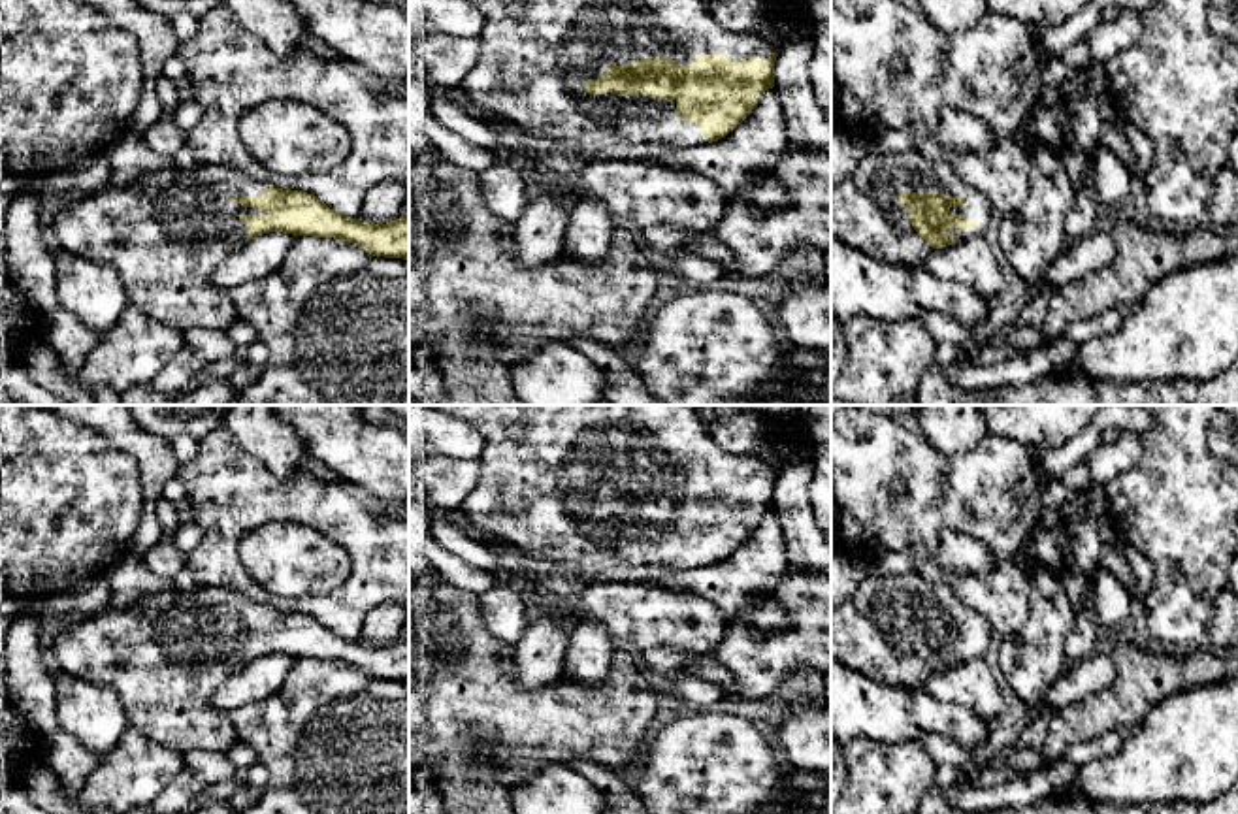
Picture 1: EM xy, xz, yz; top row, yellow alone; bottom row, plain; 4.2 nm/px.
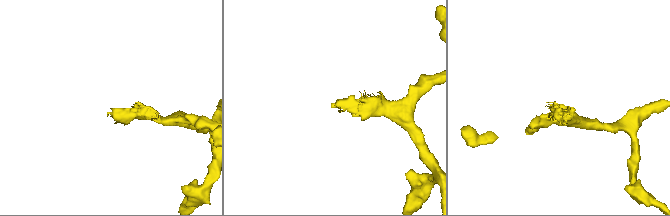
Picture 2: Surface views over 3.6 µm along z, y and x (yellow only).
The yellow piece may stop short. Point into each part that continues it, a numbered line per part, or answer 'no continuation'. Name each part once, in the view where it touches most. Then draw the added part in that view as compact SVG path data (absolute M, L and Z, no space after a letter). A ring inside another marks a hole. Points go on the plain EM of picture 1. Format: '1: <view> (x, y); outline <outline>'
1: xz (541, 464); outline M433 405L447 415L452 415L469 426L473 426L484 439L484 450L479 458L479 480L471 494L464 499L462 511L467 518L477 524L481 529L492 535L492 543L503 543L520 548L526 554L535 558L545 558L554 563L554 573L567 578L577 578L580 584L586 584L614 567L641 567L641 565L661 565L665 569L701 569L709 562L701 556L695 545L684 545L676 531L676 522L652 522L648 518L618 518L611 514L588 516L586 503L599 501L609 488L627 488L635 482L646 479L669 479L676 486L692 486L701 477L727 477L733 484L744 484L748 480L773 480L774 471L756 454L731 454L720 448L710 433L707 424L701 422L695 405Z

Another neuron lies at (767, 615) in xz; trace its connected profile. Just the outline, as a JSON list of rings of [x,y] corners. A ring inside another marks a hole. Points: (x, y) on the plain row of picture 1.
[[[765,595],[756,601],[756,607],[750,612],[750,622],[769,635],[786,631],[791,627],[790,618],[774,603],[773,595]]]

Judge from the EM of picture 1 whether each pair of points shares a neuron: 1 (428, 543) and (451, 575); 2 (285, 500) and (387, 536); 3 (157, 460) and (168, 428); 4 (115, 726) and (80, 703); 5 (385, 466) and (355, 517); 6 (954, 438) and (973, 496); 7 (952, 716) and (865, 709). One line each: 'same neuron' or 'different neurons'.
1: same neuron
2: same neuron
3: different neurons
4: same neuron
5: different neurons
6: different neurons
7: same neuron

